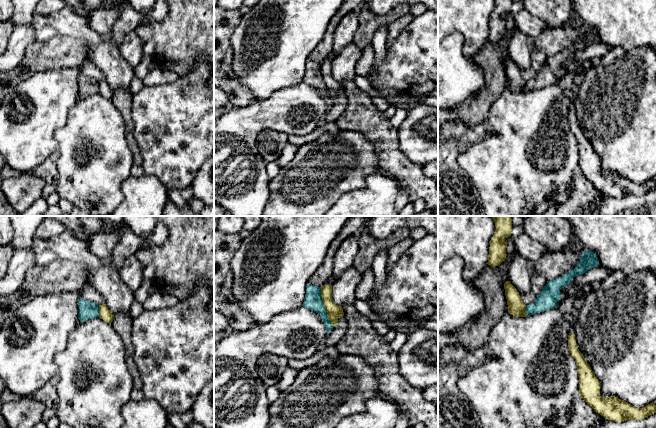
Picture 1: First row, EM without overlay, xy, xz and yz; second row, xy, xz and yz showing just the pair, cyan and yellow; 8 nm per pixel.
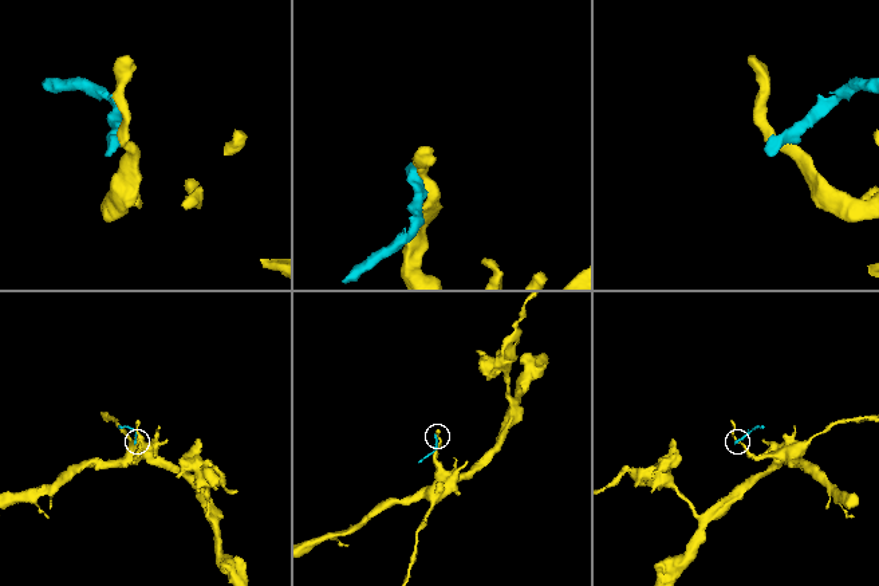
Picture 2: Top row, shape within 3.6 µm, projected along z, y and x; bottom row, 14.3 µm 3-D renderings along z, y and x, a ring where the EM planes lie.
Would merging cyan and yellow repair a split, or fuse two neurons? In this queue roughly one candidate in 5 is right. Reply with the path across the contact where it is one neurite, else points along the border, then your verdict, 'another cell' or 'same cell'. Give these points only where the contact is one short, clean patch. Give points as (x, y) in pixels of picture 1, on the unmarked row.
along xz (320, 63), (321, 76), (326, 91), (333, 102) | another cell

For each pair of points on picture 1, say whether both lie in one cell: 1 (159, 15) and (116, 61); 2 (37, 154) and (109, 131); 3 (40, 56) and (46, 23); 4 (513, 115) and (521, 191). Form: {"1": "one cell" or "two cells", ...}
{"1": "two cells", "2": "two cells", "3": "two cells", "4": "one cell"}

